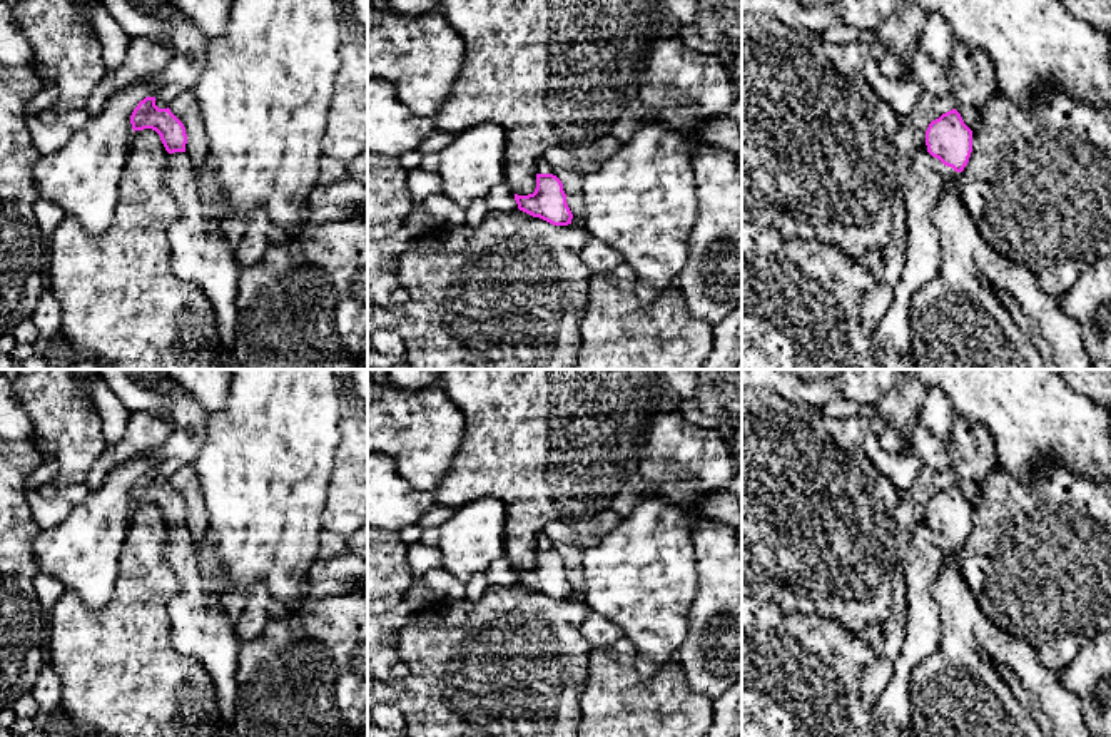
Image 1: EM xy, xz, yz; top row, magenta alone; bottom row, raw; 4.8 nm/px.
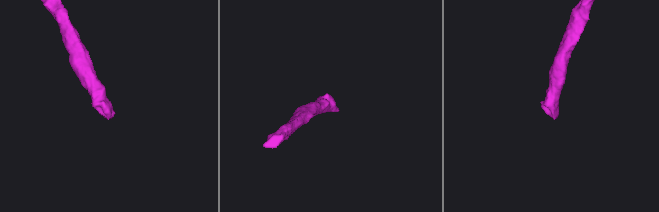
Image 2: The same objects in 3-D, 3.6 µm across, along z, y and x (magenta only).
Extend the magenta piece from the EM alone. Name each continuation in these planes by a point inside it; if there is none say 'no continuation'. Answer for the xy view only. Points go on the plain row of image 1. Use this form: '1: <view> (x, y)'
1: xy (199, 629)

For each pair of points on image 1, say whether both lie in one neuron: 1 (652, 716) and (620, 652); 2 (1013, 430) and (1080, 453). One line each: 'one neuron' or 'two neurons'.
1: one neuron
2: one neuron

